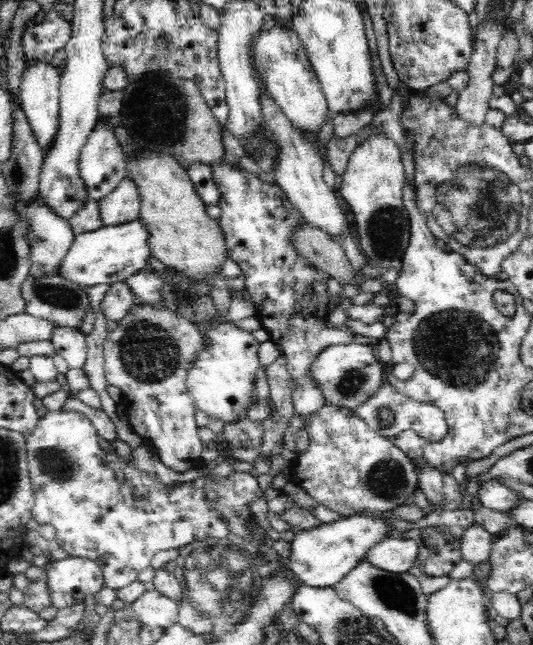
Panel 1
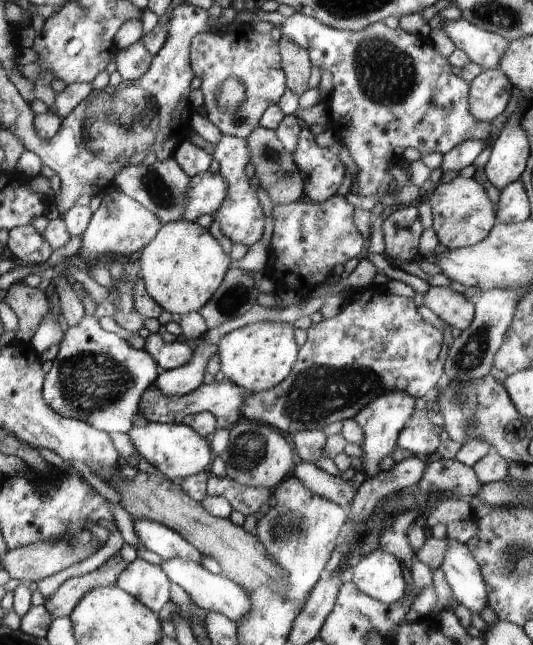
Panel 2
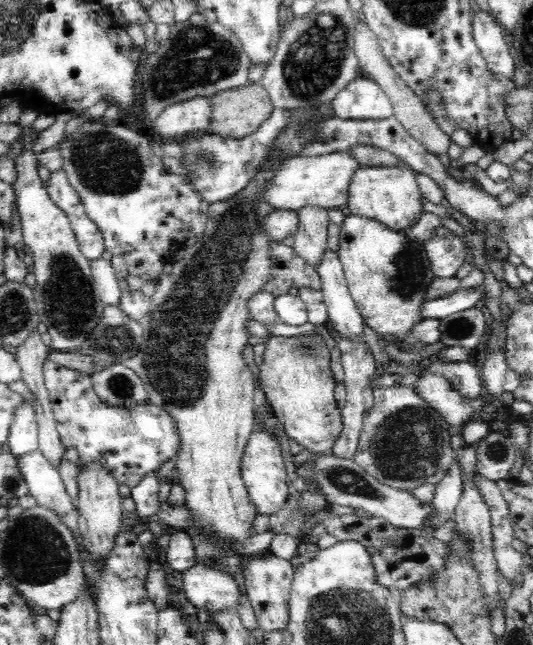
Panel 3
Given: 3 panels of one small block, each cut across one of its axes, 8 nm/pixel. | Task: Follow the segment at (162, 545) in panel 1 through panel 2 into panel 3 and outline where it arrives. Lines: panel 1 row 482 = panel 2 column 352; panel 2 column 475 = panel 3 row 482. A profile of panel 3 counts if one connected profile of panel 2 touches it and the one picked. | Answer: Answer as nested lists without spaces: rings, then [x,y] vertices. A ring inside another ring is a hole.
[[[49,358],[44,360],[43,377],[61,443],[66,449],[76,448],[79,470],[88,464],[99,463],[118,485],[132,489],[145,474],[158,470],[163,462],[177,453],[179,436],[176,425],[164,408],[150,402],[139,404],[132,410],[110,406],[96,394],[89,373],[70,370]]]

